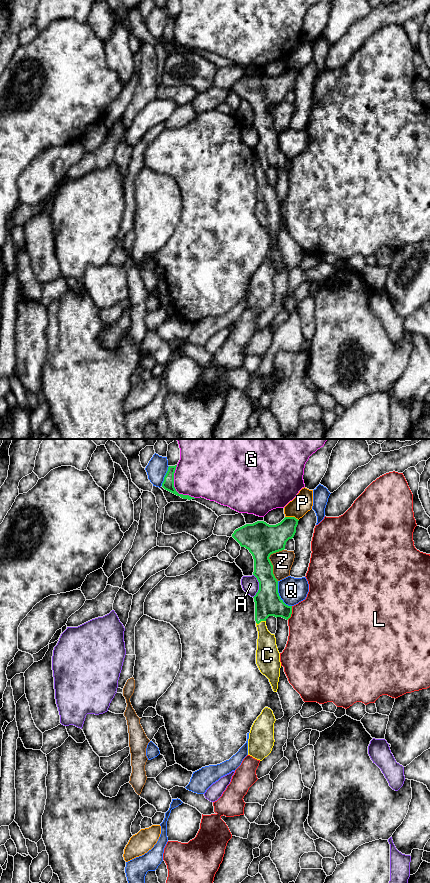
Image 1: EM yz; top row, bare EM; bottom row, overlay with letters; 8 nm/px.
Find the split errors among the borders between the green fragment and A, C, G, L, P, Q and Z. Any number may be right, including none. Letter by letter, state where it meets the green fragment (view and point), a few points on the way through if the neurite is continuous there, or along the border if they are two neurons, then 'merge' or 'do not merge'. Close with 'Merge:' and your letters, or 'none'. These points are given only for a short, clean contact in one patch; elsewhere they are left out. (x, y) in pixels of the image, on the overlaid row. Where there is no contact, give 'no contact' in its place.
A: contact yz (259, 586); do not merge
C: contact yz (260, 621); way yz (267, 601), (260, 616), (260, 621), (266, 640), (267, 651); merge
G: contact yz (174, 487); do not merge
L: contact yz (291, 613); do not merge
P: contact yz (292, 517); do not merge
Q: contact yz (278, 595); do not merge
Z: contact yz (270, 562); do not merge
Merge: C

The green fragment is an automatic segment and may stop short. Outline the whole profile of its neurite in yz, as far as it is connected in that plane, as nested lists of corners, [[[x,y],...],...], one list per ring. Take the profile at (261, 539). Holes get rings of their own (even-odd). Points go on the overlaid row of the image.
[[[285,517],[276,525],[264,521],[246,524],[234,531],[232,537],[252,554],[254,559],[253,575],[259,582],[259,590],[253,597],[255,602],[255,621],[258,631],[256,664],[277,692],[280,677],[280,653],[276,638],[266,626],[269,616],[288,620],[292,606],[286,605],[278,593],[278,581],[273,574],[270,555],[285,549],[286,542],[296,533],[298,519]]]

